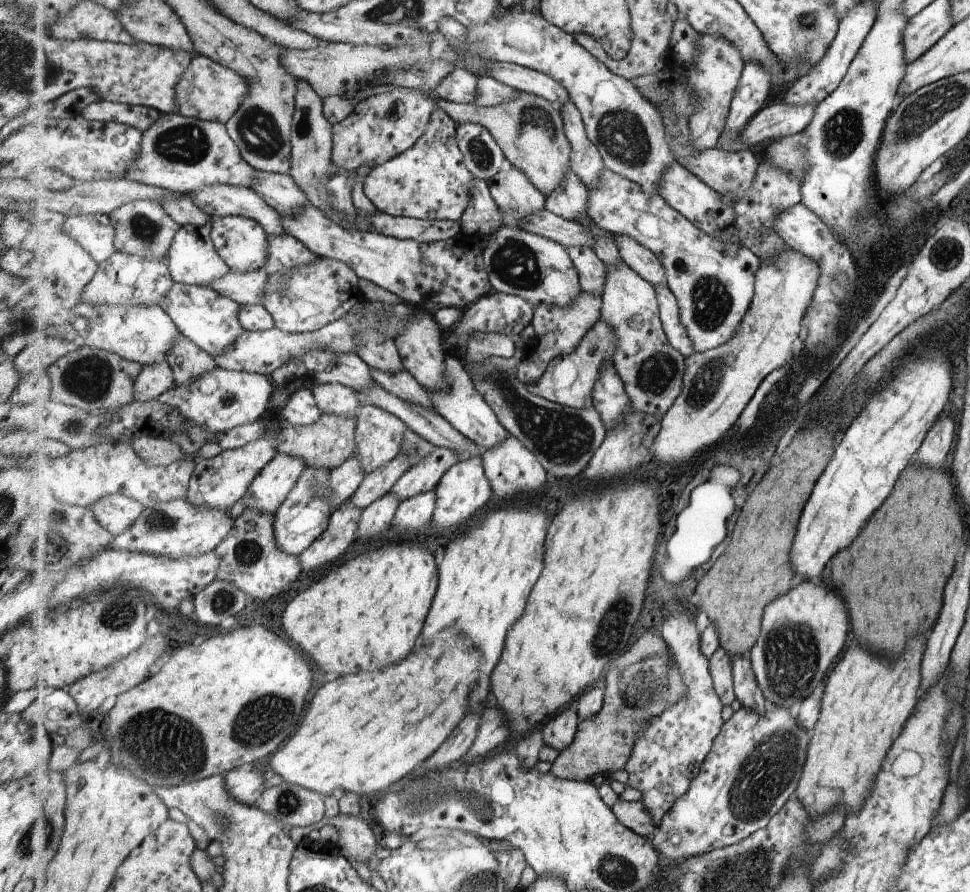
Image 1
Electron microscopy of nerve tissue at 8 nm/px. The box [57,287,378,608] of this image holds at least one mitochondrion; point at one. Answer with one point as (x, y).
(247, 553)

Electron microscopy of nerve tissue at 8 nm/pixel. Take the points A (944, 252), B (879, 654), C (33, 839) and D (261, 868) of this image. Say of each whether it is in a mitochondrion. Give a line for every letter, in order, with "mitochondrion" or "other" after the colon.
A: mitochondrion
B: other
C: mitochondrion
D: other

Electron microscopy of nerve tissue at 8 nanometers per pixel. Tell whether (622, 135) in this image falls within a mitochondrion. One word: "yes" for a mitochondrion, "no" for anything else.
yes

